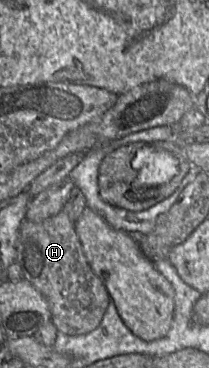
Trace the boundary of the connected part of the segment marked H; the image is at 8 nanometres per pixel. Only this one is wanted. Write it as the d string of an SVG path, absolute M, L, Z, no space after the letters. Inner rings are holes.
M63 210L39 223L27 219L22 221L16 240L16 262L22 269L24 279L46 298L51 321L58 332L78 336L98 327L111 300L110 295L91 269L74 222Z

